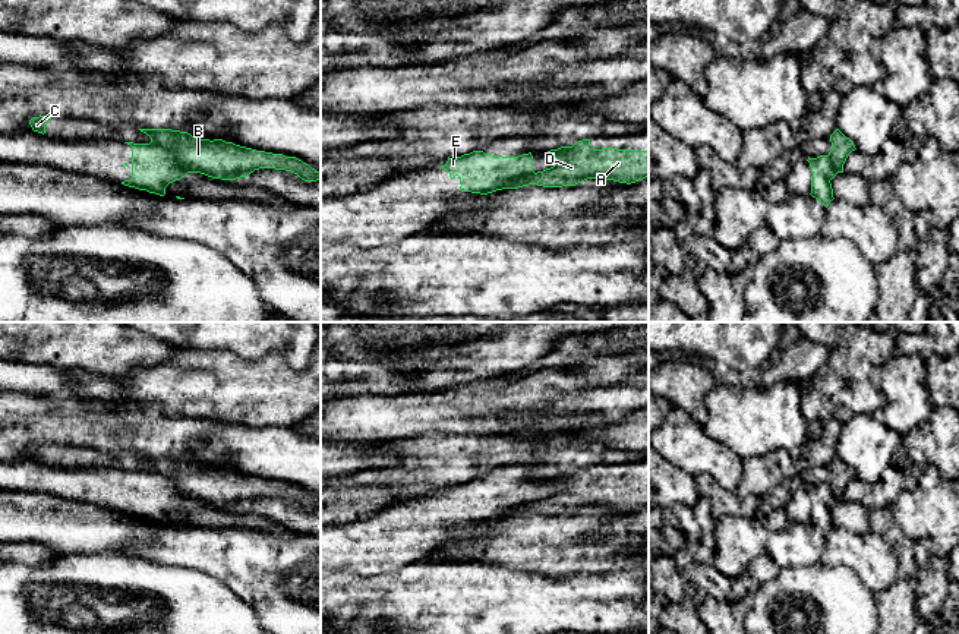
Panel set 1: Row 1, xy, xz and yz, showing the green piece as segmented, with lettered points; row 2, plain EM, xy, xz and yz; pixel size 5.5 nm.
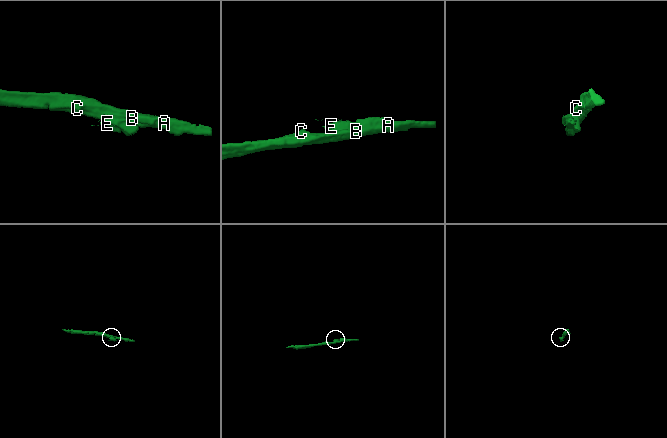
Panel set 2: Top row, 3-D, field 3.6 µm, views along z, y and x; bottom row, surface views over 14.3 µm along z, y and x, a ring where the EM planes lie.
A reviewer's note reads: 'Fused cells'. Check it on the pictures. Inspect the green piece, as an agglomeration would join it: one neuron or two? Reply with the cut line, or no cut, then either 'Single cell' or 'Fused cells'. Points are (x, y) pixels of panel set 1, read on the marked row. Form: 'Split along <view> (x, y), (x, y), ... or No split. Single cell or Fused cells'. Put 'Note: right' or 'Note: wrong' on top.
Note: right
Split along xy (150, 142), (169, 147), (174, 153), (177, 163), (189, 172). Fused cells

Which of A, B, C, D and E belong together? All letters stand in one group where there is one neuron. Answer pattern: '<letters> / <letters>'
A B C D / E

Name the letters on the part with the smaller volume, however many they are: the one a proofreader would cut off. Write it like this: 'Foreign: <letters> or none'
Foreign: E

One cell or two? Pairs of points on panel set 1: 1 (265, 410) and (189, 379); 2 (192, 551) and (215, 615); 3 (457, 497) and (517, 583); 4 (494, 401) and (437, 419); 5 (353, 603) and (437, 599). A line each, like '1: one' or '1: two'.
1: one
2: two
3: two
4: one
5: one

